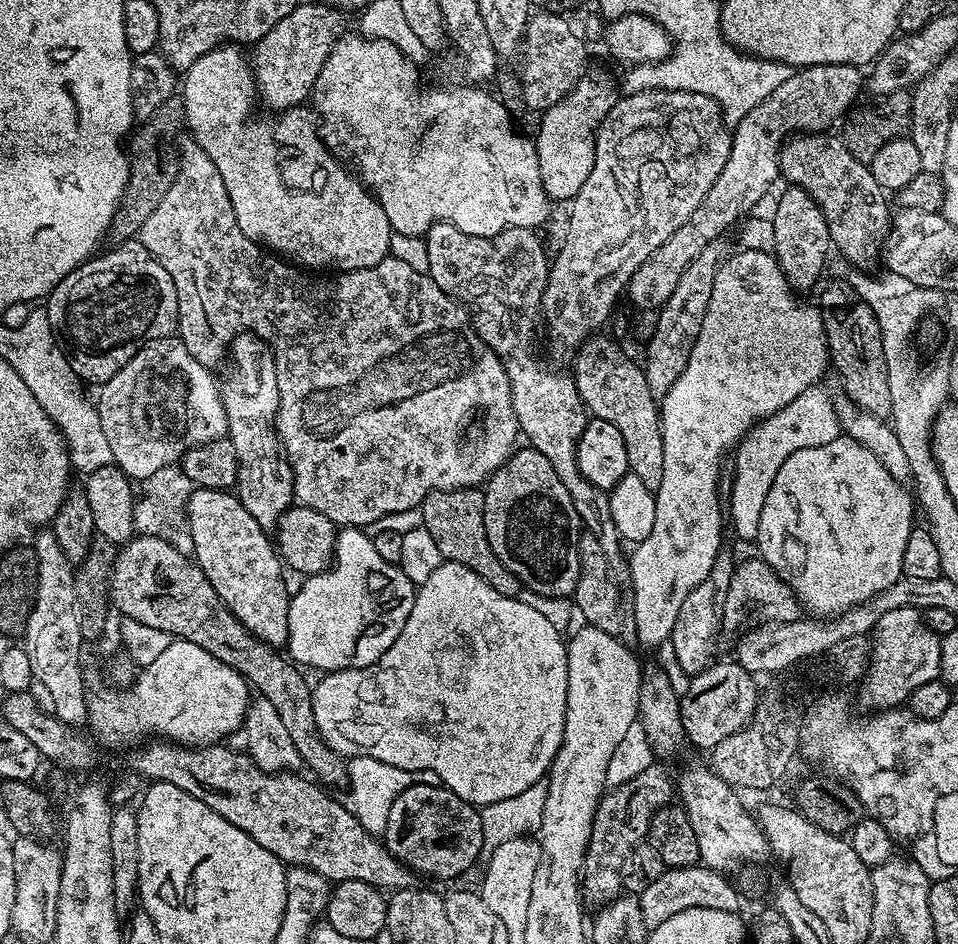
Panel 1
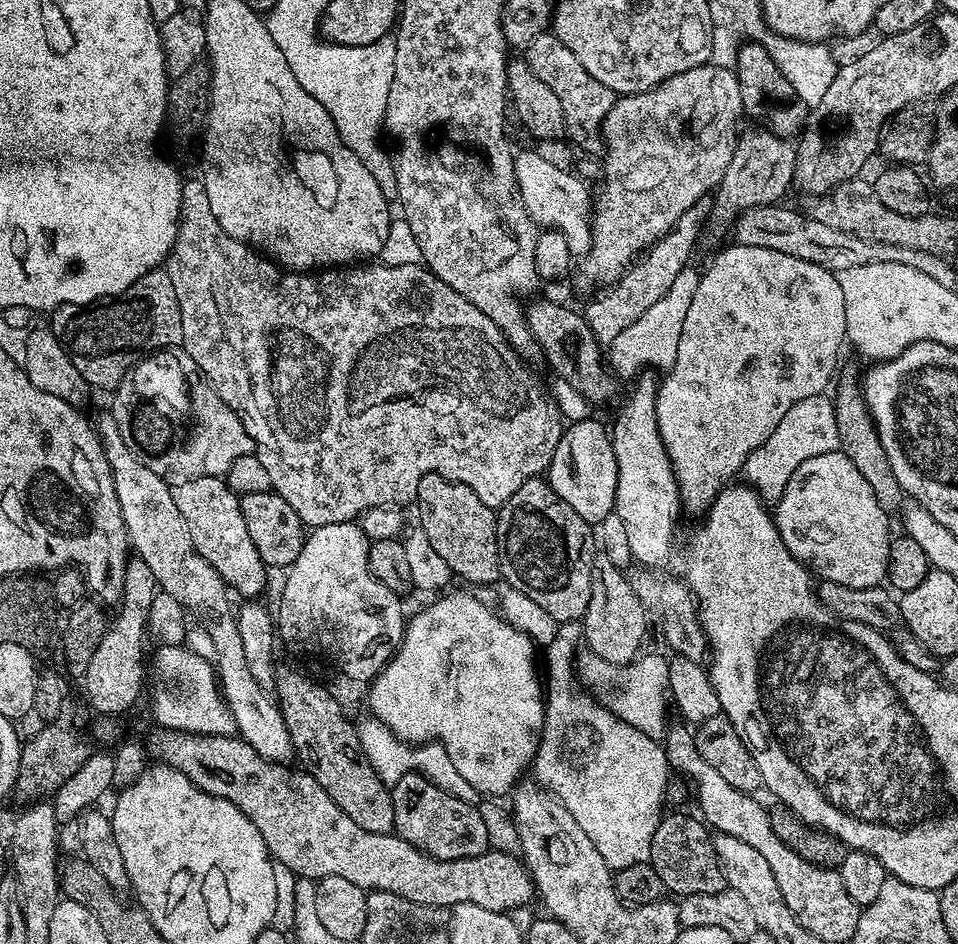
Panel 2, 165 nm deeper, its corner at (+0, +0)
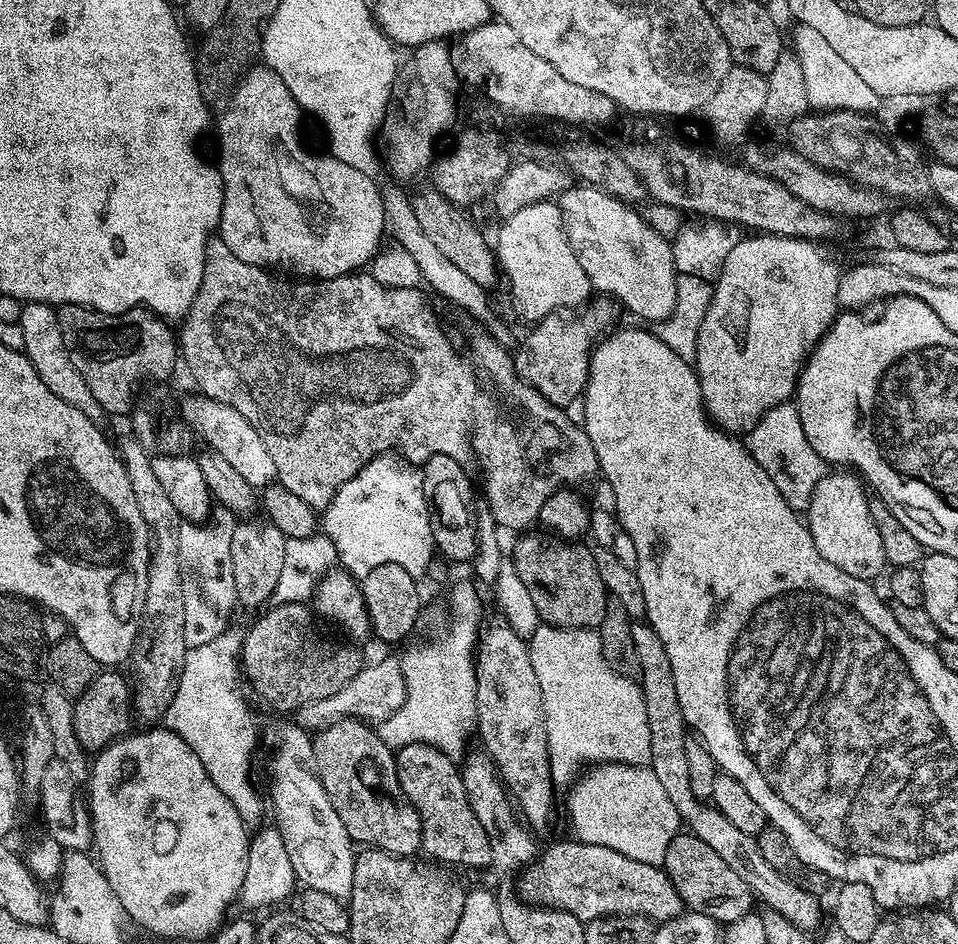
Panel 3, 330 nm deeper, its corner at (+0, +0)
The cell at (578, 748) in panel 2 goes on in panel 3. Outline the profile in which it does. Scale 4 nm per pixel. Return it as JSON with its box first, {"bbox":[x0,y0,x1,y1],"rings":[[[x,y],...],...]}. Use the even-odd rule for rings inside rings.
{"bbox":[568,763,682,868],"rings":[[[601,763],[587,769],[569,789],[568,812],[574,830],[575,839],[584,844],[607,846],[625,854],[634,862],[646,862],[655,868],[663,865],[666,848],[681,831],[682,821],[674,802],[666,798],[666,790],[658,783],[658,777],[648,766],[630,766],[628,764]]]}

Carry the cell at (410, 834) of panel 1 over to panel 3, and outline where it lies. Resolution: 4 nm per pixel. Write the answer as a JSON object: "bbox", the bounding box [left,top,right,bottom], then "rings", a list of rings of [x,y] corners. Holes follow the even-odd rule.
{"bbox":[395,744,491,869],"rings":[[[408,744],[399,749],[395,753],[395,757],[398,782],[402,786],[405,798],[412,803],[414,810],[418,810],[418,818],[422,822],[422,842],[420,846],[423,855],[444,866],[461,864],[464,868],[487,869],[491,862],[490,839],[486,836],[486,831],[478,822],[478,818],[474,816],[470,802],[467,801],[461,769],[458,767],[457,761],[429,744]]]}

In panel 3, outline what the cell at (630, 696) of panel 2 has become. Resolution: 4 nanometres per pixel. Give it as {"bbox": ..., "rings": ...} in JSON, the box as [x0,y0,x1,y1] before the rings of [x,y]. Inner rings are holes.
{"bbox":[528,623,650,785],"rings":[[[541,623],[534,634],[528,638],[528,653],[534,667],[534,674],[538,677],[538,684],[542,689],[543,717],[546,718],[547,752],[550,758],[551,776],[555,785],[571,785],[583,771],[583,768],[601,763],[628,764],[630,766],[650,765],[650,722],[646,722],[646,702],[642,698],[639,683],[631,677],[618,674],[602,654],[602,642],[599,631],[591,628],[554,627]]]}

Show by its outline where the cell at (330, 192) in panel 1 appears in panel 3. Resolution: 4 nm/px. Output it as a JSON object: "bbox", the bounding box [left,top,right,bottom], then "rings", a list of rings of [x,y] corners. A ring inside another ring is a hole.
{"bbox":[216,66,386,280],"rings":[[[253,66],[243,73],[233,91],[231,100],[227,101],[225,108],[228,109],[221,114],[220,125],[216,128],[216,140],[220,143],[218,167],[220,177],[224,183],[224,201],[222,202],[222,214],[220,215],[220,227],[218,229],[219,239],[224,240],[226,246],[230,246],[233,254],[237,258],[242,258],[242,262],[246,262],[250,266],[275,270],[280,274],[293,272],[296,278],[329,280],[335,276],[346,276],[363,269],[360,267],[372,255],[372,259],[377,255],[378,249],[381,247],[381,245],[379,246],[380,235],[386,232],[384,194],[381,185],[376,185],[372,181],[375,179],[369,173],[354,170],[354,166],[348,166],[346,162],[342,162],[337,156],[331,155],[327,151],[324,151],[325,153],[311,152],[304,145],[304,140],[300,137],[300,116],[302,117],[300,103],[296,101],[294,94],[290,94],[290,90],[286,90],[286,82],[282,82],[282,78],[278,78],[276,71],[270,67]]]}

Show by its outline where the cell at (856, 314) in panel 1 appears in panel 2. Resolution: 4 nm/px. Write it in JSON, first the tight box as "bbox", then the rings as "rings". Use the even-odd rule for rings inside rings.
{"bbox":[834,364,904,514],"rings":[[[852,364],[843,365],[838,376],[838,383],[835,385],[834,403],[836,406],[836,417],[838,418],[838,438],[840,439],[839,451],[854,462],[854,470],[866,478],[870,490],[874,490],[874,498],[882,506],[882,510],[889,514],[899,513],[904,500],[903,492],[898,486],[898,478],[894,478],[894,470],[890,470],[890,462],[886,458],[886,450],[882,450],[882,442],[878,438],[878,430],[872,415],[868,413],[868,407],[864,401],[864,390],[861,387],[862,380],[856,376],[856,368]]]}

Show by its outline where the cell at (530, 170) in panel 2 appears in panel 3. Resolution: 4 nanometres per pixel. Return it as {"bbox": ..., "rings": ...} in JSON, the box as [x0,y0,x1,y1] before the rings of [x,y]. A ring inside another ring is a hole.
{"bbox":[558,186,678,320],"rings":[[[573,186],[558,197],[558,203],[564,219],[563,229],[582,270],[586,270],[586,278],[590,278],[593,289],[619,302],[623,307],[625,304],[634,315],[641,316],[644,320],[665,320],[674,310],[678,275],[669,237],[658,234],[658,230],[647,224],[639,211],[632,209],[635,207],[597,188]]]}

